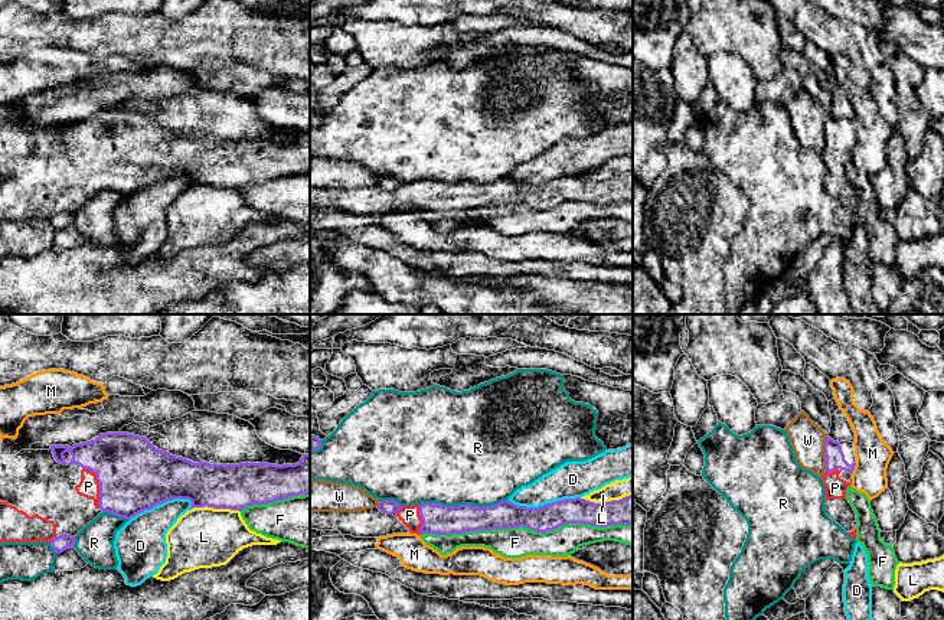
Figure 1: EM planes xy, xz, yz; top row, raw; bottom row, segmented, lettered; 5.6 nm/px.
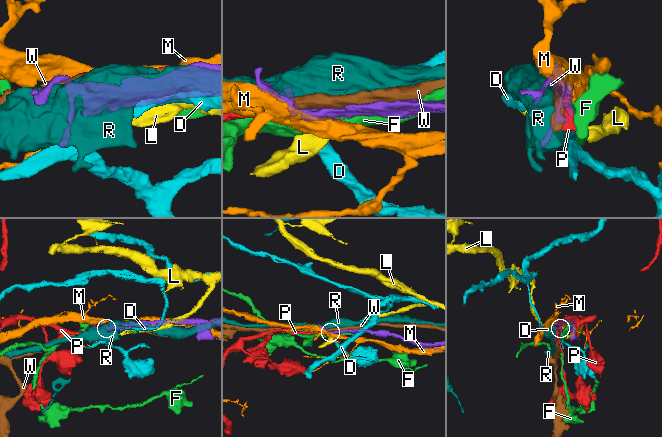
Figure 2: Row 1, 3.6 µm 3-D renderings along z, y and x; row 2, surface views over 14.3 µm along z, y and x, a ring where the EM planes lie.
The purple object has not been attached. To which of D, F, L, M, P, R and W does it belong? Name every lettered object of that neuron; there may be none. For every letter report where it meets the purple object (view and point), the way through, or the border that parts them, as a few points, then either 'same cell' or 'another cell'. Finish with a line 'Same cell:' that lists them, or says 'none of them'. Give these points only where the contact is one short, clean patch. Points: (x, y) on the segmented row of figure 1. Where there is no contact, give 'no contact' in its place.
D: meets purple in xz at (544, 505); another cell
F: meets purple in xz at (526, 526); another cell
L: meets purple in xz at (606, 502); another cell
M: meets purple in yz at (853, 467); another cell
P: meets purple in xy at (100, 485); same cell
R: meets purple in xz at (463, 505); another cell
W: meets purple in yz at (825, 454); another cell
Same cell: P

